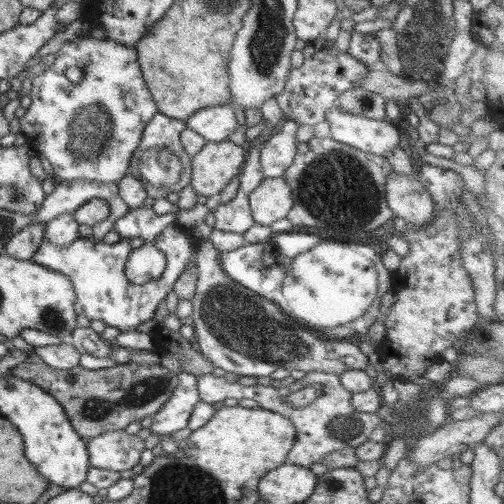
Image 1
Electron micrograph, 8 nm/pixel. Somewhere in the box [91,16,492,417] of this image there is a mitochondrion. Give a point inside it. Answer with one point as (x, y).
(336, 191)

